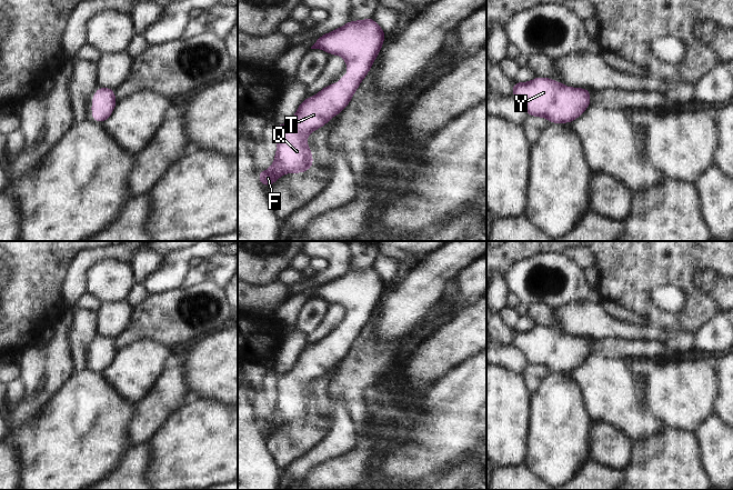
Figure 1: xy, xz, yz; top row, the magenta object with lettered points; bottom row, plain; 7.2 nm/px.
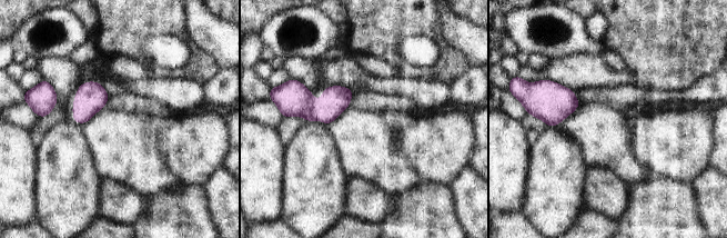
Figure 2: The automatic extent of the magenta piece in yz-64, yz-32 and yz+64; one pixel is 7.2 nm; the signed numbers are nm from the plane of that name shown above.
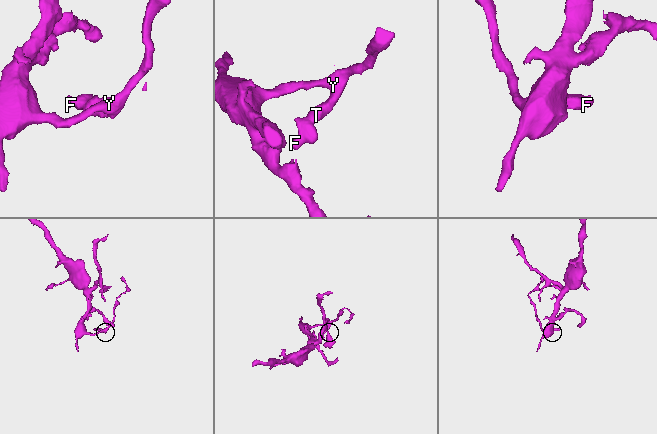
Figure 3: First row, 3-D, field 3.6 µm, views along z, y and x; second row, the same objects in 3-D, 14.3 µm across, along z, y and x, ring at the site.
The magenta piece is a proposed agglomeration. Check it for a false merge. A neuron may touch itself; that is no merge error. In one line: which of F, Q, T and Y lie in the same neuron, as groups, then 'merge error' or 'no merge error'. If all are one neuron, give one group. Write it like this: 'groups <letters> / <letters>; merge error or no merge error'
groups F Q T Y; no merge error

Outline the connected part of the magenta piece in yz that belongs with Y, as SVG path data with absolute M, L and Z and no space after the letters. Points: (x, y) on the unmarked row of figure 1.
M548 327L528 332L514 331L513 344L525 356L529 364L544 366L554 371L571 371L591 353L589 338L568 337Z

